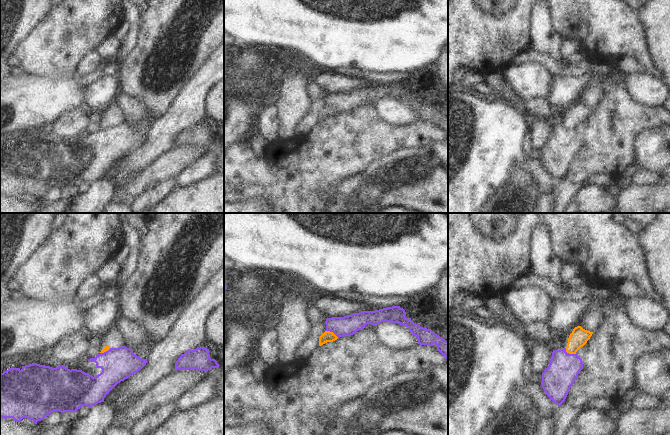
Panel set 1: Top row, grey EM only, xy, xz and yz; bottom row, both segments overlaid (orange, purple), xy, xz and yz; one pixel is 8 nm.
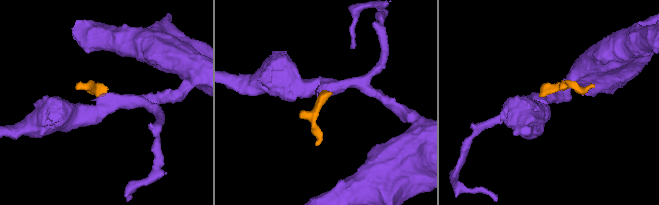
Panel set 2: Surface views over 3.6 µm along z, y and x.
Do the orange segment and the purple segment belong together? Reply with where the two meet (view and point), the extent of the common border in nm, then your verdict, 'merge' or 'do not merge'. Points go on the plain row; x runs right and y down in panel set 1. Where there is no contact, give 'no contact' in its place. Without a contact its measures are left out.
contact yz (569, 129); length 100 nm; do not merge

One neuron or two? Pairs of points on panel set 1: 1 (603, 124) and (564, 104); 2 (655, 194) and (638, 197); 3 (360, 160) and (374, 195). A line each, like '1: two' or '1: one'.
1: two
2: one
3: two

